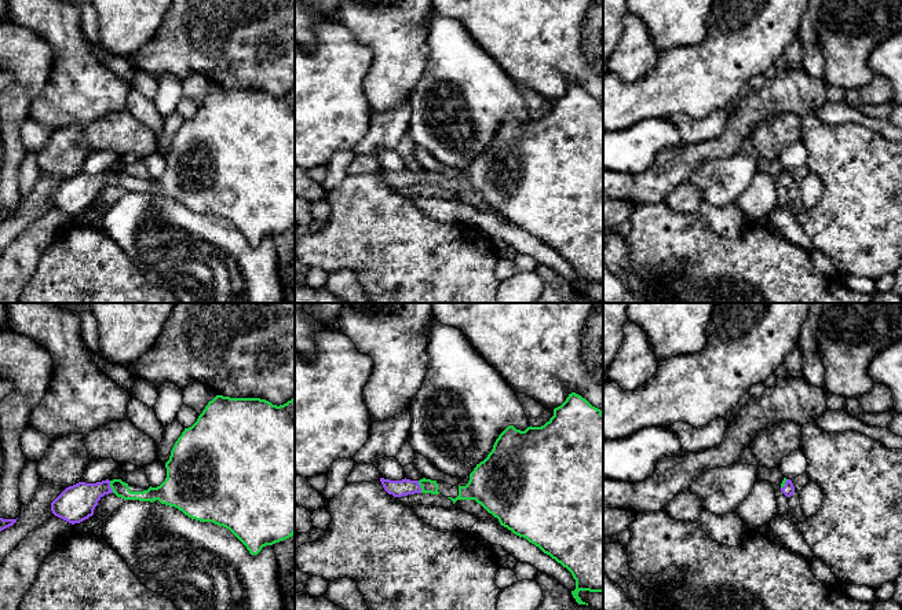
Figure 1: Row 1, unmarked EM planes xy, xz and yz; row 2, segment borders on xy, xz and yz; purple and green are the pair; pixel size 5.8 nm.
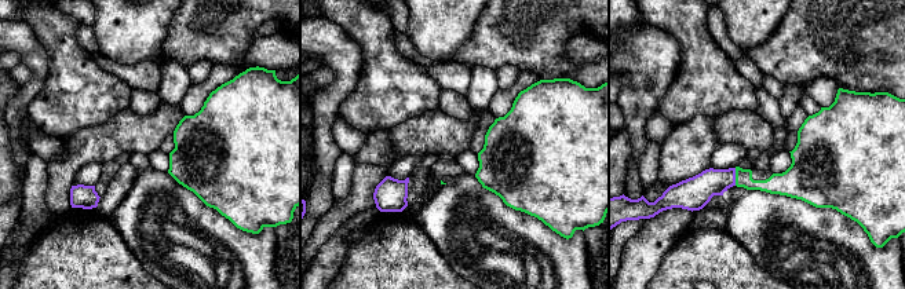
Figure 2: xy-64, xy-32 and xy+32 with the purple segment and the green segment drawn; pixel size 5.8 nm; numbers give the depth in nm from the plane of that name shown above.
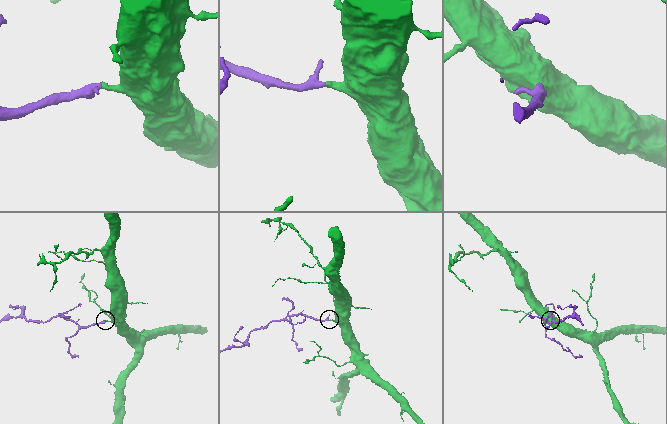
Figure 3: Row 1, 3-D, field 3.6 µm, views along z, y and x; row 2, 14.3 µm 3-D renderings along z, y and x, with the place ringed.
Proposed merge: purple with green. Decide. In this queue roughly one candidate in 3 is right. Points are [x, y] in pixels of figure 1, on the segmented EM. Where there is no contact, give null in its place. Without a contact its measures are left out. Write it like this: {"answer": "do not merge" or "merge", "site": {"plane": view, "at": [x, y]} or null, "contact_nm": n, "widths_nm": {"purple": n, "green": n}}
{"answer": "merge", "site": {"plane": "xy", "at": [109, 486]}, "contact_nm": 80, "widths_nm": {"purple": 220, "green": 90}}

